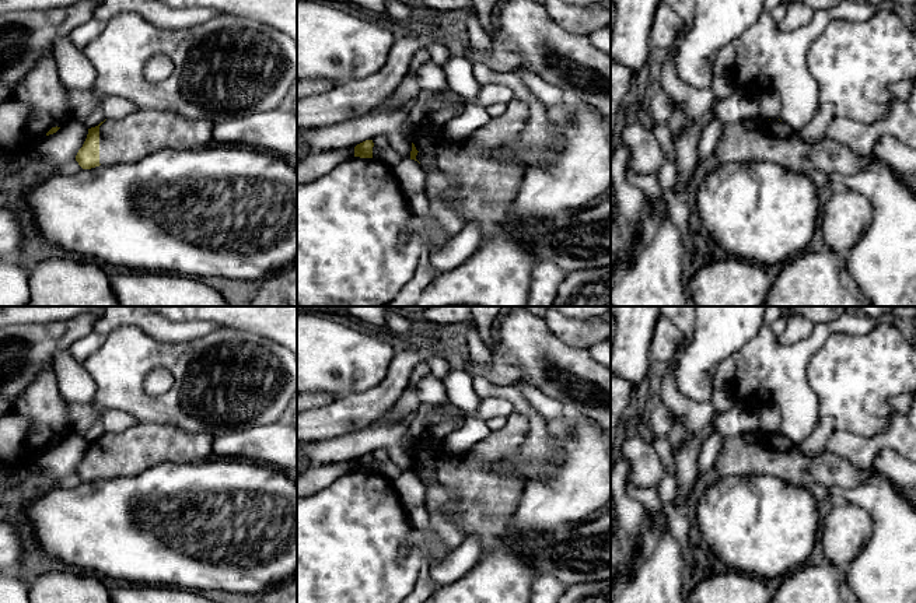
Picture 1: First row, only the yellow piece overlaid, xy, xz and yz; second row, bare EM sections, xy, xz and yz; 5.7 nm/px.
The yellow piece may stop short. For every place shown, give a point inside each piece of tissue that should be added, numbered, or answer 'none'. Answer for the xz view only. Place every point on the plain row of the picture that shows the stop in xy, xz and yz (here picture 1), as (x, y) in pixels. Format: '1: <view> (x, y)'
1: xz (482, 502)

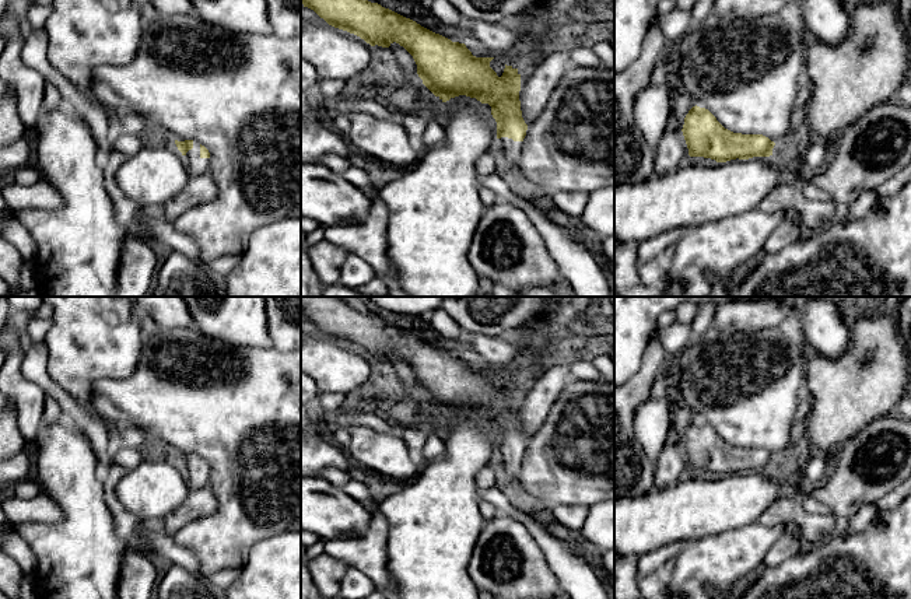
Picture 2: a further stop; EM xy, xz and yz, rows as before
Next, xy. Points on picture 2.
1: xy (195, 479)

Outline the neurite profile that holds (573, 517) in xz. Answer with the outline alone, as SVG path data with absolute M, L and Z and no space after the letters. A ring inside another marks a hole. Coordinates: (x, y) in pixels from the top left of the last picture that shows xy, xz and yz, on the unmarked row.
M557 505L549 509L551 516L563 526L571 530L581 530L584 526L589 507L585 505Z

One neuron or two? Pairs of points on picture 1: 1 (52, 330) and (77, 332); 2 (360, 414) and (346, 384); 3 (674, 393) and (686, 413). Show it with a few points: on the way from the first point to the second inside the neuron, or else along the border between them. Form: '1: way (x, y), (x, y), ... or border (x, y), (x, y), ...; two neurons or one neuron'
1: way (58, 332), (72, 332); one neuron
2: border (381, 381), (370, 389), (338, 398); two neurons
3: way (674, 398), (684, 409); one neuron

